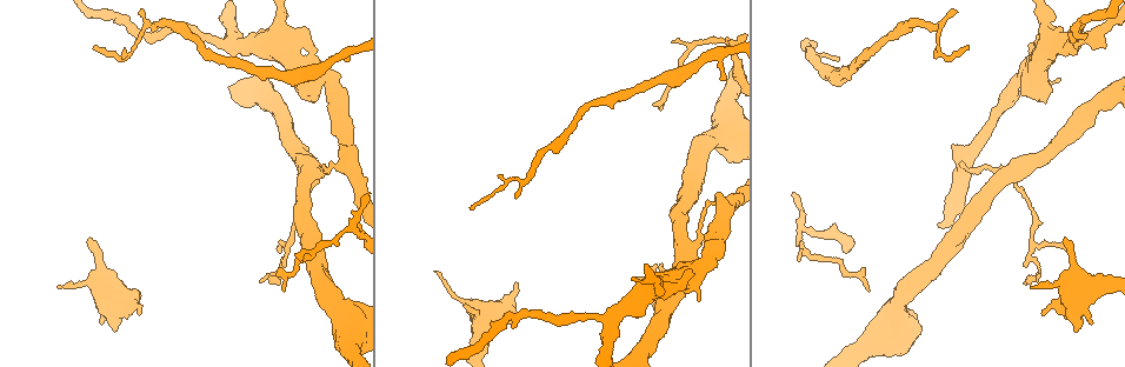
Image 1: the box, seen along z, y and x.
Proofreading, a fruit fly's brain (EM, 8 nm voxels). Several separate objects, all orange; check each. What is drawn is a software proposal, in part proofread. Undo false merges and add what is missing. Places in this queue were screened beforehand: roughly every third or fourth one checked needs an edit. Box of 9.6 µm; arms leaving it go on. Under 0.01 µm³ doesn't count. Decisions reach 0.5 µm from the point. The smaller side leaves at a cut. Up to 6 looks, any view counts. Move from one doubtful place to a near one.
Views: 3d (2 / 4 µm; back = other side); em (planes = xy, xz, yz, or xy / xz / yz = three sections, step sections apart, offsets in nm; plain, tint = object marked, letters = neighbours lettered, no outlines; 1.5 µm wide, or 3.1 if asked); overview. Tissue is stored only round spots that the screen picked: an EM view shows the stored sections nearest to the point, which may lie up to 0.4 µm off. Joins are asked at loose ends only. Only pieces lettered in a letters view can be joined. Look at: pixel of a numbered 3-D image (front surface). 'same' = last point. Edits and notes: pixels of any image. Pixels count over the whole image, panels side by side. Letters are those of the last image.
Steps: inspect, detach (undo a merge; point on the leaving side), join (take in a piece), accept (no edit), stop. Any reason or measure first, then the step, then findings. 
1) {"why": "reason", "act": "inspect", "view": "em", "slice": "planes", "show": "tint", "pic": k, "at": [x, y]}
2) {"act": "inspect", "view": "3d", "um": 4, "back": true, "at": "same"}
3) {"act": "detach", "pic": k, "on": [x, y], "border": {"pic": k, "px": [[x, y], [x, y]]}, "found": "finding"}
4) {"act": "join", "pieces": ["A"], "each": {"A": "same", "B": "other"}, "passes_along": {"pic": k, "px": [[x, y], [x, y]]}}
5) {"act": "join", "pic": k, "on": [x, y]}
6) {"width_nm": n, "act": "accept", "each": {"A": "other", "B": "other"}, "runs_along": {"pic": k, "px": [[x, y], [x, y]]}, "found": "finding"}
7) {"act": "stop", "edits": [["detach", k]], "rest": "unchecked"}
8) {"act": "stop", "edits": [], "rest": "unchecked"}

{"why": "branch stops here", "act": "inspect", "view": "em", "slice": "xy", "step": 4, "show": "letters", "pic": 1, "at": [838, 58]}

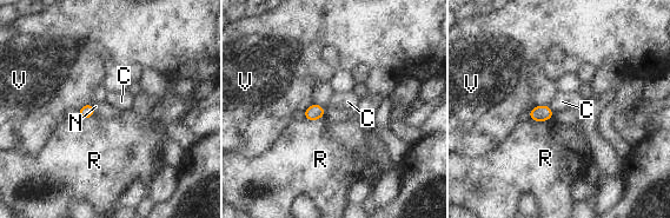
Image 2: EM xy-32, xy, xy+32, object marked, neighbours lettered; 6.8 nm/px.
{"act": "accept", "each": {"C": "other", "N": "other", "R": "other", "V": "other"}, "border": {"pic": 2, "px": [[548, 105], [552, 112]]}, "found": "none of them fits"}

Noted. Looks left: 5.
{"why": "four-way junction", "act": "inspect", "view": "3d", "um": 2, "pic": 1, "at": [1006, 173]}

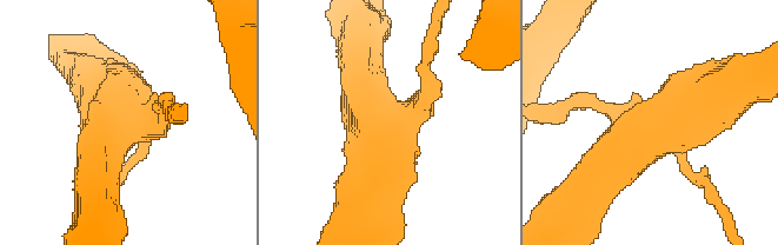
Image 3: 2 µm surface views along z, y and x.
{"why": "need the tissue", "act": "inspect", "view": "em", "slice": "planes", "show": "letters", "pic": 3, "at": [657, 121]}

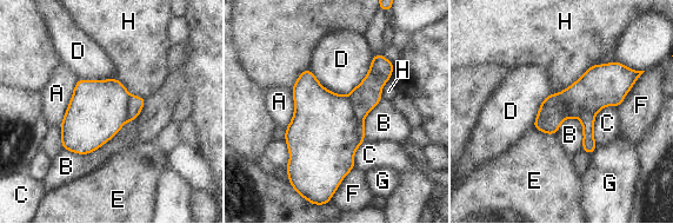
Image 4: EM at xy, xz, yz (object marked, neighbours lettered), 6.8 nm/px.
{"width_nm": 180, "act": "detach", "pic": 4, "on": [366, 96], "each": {"A": "other", "B": "other", "C": "other", "D": "other", "E": "other", "F": "other", "G": "other", "H": "other"}, "border": {"pic": 4, "px": [[347, 96], [360, 143]]}, "found": "two neurons meet here"}

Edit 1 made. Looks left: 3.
{"why": "redraw", "act": "inspect", "view": "overview"}

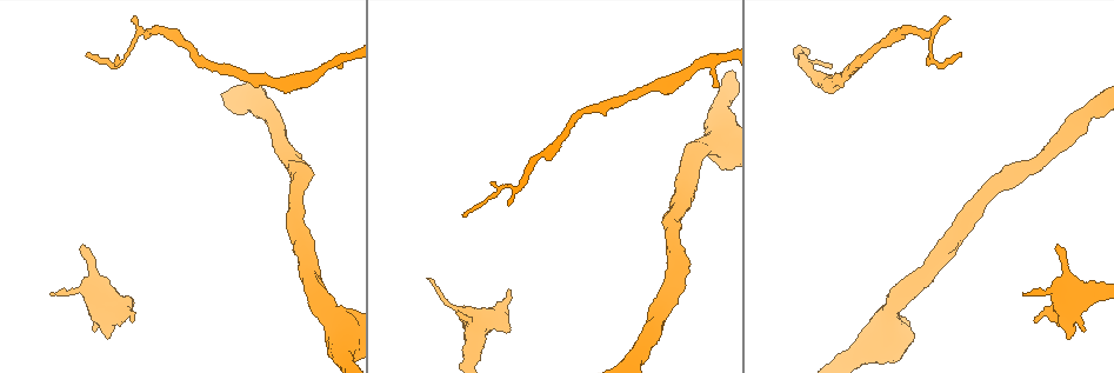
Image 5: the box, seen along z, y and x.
{"why": "an open end", "act": "inspect", "view": "em", "slice": "planes", "show": "letters", "pic": 5, "at": [460, 312]}

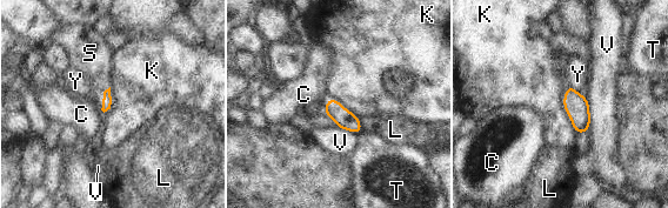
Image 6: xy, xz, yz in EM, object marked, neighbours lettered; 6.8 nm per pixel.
{"act": "join", "pic": 6, "on": [95, 62], "each": {"C": "other", "K": "other", "L": "other", "S": "same", "T": "other", "V": "other", "Y": "other"}, "passes_along": {"pic": 6, "px": [[107, 101], [102, 98], [95, 62]]}, "found": "it goes on there"}

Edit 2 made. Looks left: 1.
{"act": "stop", "edits": [["detach", 4], ["join", 6]], "rest": "unchecked"}

